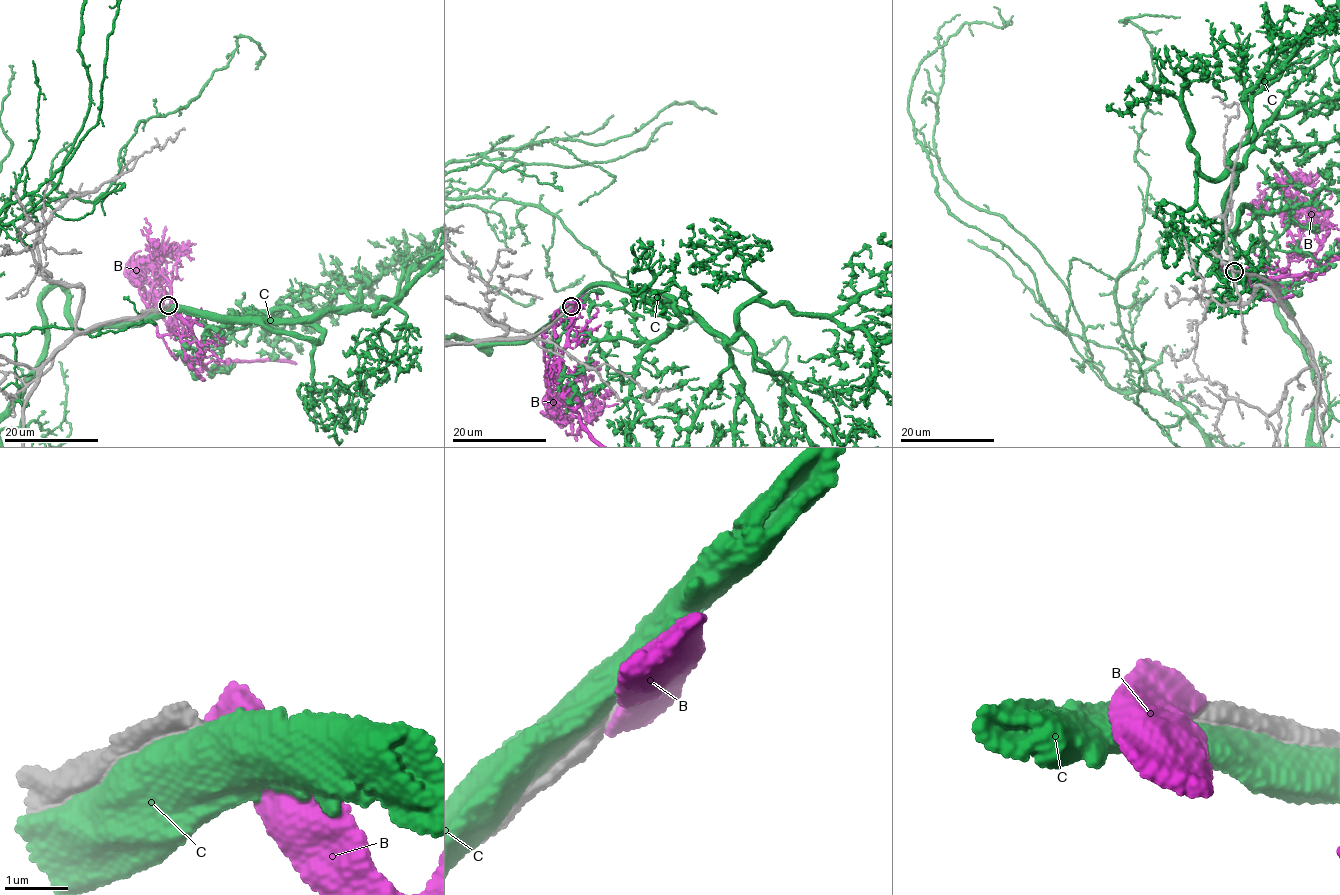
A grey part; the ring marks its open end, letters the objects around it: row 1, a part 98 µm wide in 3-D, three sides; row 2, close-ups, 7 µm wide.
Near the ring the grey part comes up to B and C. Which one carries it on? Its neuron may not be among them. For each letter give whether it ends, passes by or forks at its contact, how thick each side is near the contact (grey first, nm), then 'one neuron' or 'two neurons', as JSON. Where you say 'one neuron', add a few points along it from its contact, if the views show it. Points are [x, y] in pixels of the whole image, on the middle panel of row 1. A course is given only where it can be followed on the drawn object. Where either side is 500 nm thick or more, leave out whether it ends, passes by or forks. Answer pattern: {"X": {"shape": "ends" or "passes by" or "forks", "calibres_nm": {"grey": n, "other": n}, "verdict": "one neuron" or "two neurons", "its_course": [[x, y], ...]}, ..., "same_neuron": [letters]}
{"B": {"calibres_nm": {"grey": 550, "other": 460}, "verdict": "two neurons"}, "C": {"calibres_nm": {"grey": 500, "other": 750}, "verdict": "two neurons"}, "same_neuron": []}

